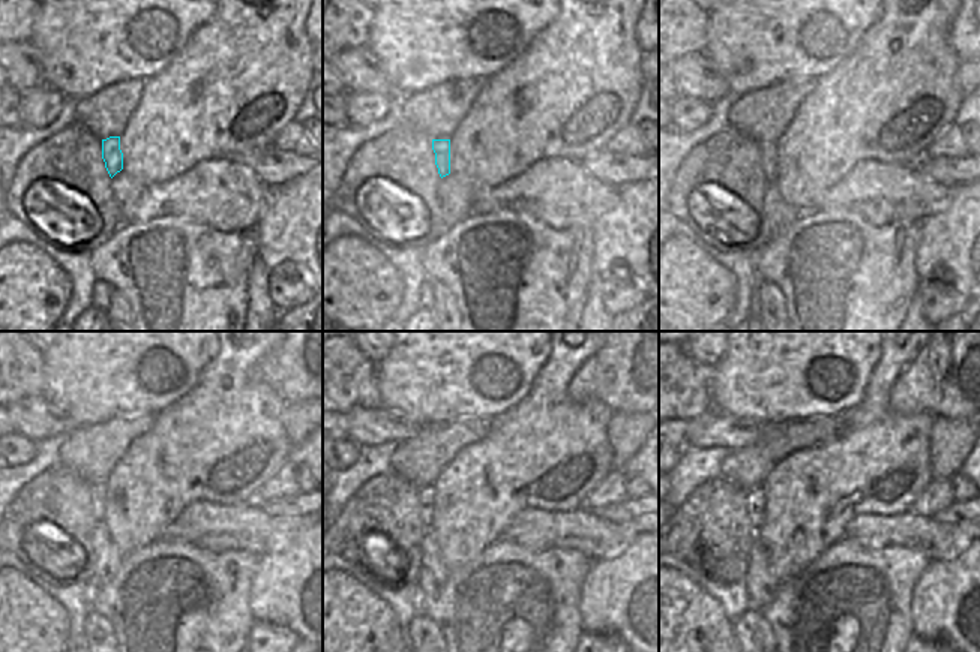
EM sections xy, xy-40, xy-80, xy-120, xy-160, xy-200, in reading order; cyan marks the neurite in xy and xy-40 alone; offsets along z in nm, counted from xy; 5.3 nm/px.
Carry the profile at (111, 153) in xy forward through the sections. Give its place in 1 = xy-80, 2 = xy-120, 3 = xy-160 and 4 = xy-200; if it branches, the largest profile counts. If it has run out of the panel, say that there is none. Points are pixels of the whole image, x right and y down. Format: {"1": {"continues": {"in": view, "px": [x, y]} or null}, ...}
{"1": {"continues": {"in": "xy-80", "px": [769, 152]}}, "2": {"continues": {"in": "xy-120", "px": [96, 490]}}, "3": {"continues": {"in": "xy-160", "px": [425, 493]}}, "4": {"continues": {"in": "xy-200", "px": [755, 496]}}}

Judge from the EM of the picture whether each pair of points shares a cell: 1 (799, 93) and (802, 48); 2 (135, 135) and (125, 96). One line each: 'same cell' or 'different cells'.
1: different cells
2: different cells

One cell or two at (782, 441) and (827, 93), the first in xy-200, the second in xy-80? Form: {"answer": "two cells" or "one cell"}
{"answer": "two cells"}

